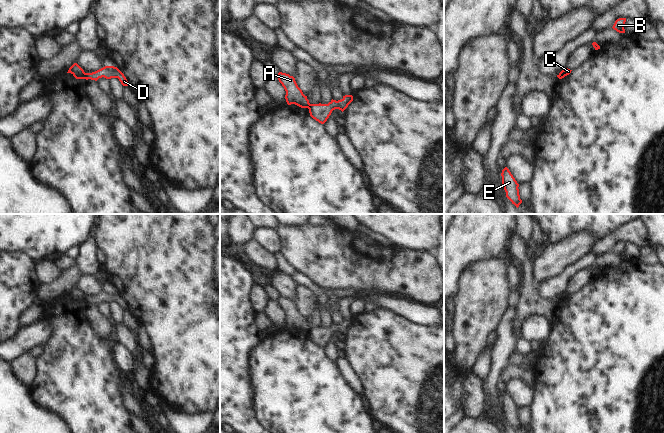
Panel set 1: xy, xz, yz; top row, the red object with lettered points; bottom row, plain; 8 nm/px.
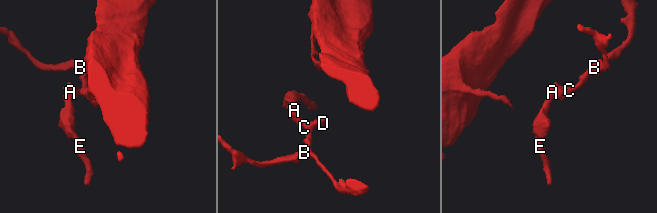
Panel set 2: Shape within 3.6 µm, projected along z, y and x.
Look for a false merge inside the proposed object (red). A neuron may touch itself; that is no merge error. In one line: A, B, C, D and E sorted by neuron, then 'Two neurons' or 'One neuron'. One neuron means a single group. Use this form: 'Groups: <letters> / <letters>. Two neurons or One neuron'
Groups: A E / B C D. Two neurons.

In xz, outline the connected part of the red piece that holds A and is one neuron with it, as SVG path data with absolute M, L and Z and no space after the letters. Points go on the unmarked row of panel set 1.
M279 296L277 302L286 315L285 323L288 329L295 328L301 332L307 332L309 330L310 327L307 320L298 311L293 300Z

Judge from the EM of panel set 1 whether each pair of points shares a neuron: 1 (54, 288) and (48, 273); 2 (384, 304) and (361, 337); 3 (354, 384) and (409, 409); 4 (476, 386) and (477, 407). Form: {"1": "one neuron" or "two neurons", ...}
{"1": "two neurons", "2": "two neurons", "3": "two neurons", "4": "one neuron"}

